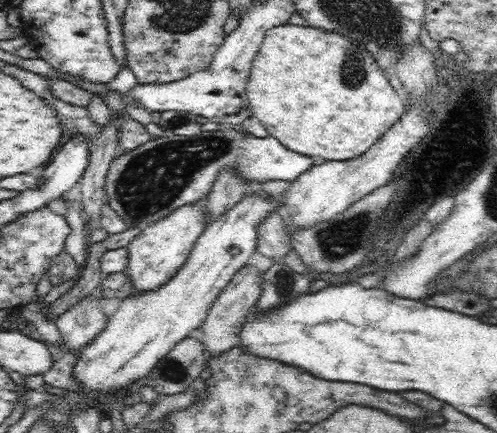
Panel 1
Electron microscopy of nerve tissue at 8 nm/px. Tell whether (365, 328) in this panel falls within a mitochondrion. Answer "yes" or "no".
no

